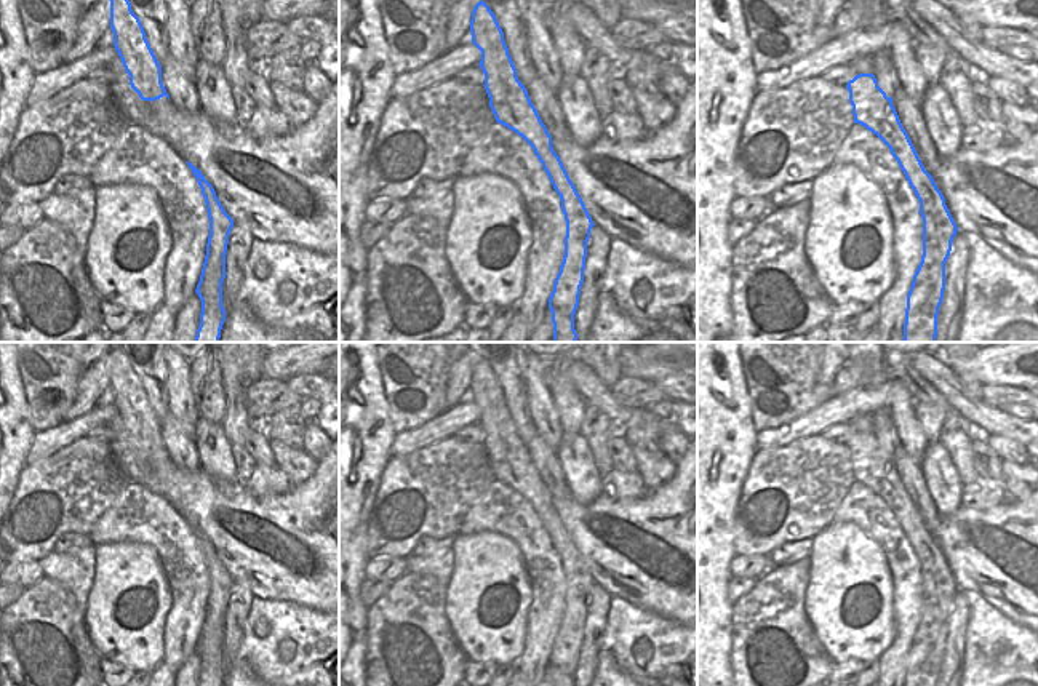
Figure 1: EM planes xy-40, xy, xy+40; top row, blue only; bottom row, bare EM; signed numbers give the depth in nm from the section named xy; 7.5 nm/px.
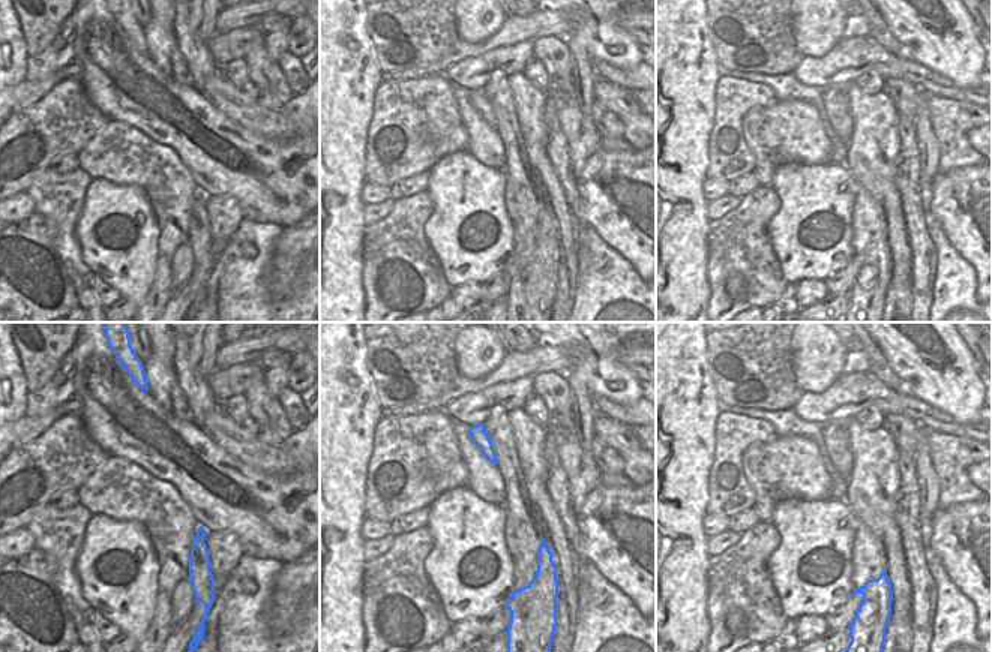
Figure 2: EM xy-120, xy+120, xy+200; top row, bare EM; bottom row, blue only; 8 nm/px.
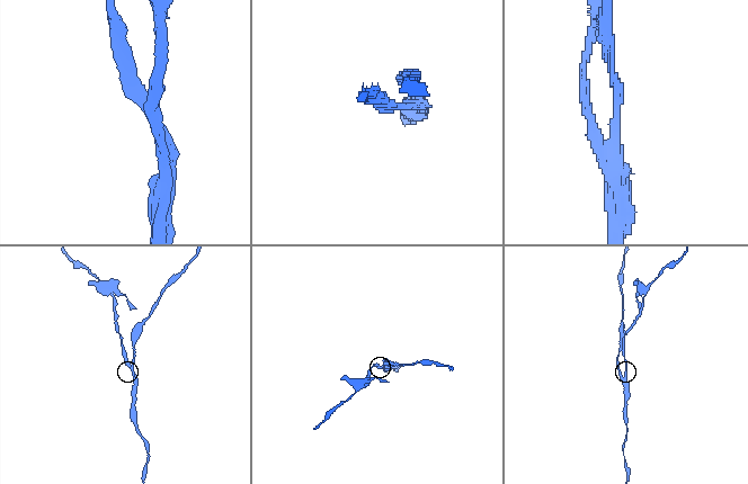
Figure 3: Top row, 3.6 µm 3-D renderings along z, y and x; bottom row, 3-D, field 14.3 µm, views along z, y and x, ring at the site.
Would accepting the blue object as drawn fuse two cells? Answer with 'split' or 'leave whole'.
split

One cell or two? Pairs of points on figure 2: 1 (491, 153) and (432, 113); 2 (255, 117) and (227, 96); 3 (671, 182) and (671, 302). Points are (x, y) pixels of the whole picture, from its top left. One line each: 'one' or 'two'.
1: two
2: one
3: one

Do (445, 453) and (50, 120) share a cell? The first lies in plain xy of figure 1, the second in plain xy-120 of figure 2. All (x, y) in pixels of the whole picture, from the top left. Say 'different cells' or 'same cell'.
same cell

